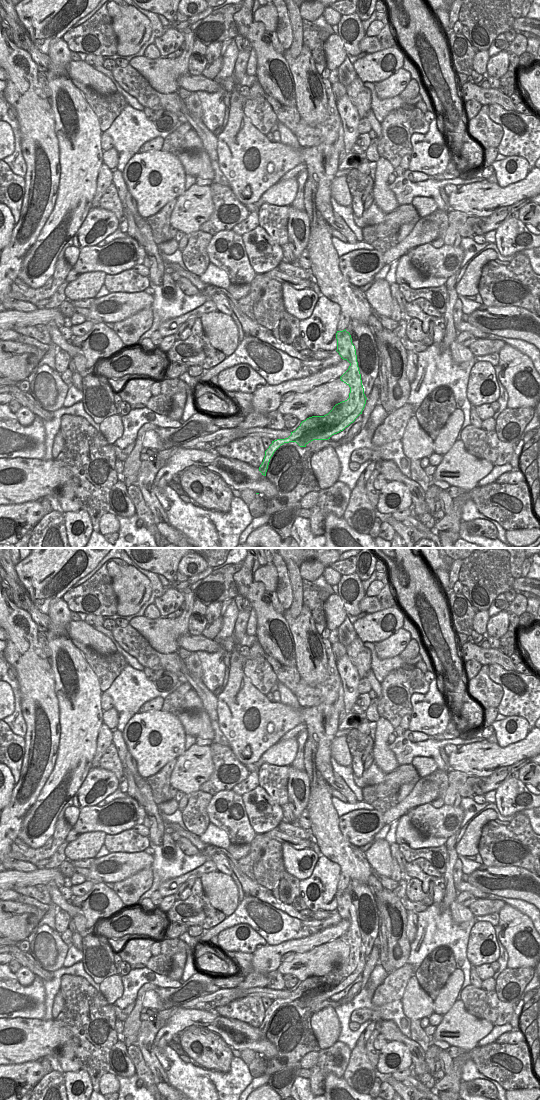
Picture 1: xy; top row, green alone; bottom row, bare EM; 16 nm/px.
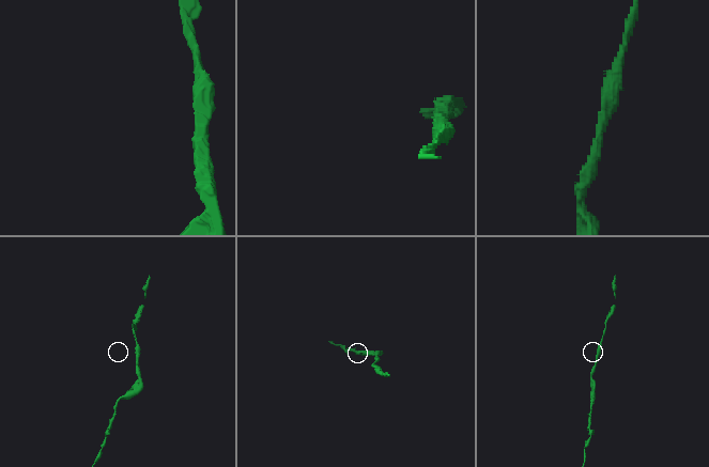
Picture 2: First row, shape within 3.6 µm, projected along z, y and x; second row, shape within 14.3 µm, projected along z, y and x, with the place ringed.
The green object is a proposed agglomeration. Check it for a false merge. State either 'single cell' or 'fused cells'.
single cell

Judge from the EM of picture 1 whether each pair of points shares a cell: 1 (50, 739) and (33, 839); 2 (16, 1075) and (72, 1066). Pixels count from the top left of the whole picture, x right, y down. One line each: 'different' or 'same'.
1: different
2: different

